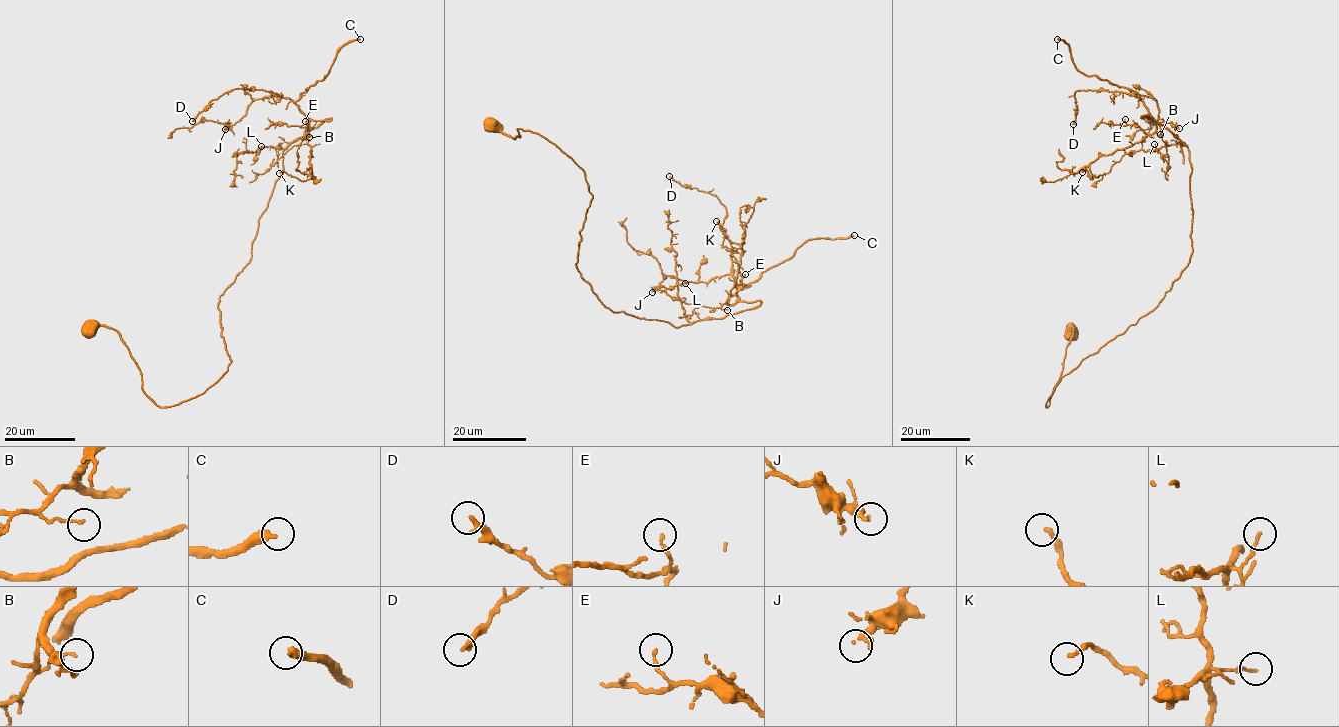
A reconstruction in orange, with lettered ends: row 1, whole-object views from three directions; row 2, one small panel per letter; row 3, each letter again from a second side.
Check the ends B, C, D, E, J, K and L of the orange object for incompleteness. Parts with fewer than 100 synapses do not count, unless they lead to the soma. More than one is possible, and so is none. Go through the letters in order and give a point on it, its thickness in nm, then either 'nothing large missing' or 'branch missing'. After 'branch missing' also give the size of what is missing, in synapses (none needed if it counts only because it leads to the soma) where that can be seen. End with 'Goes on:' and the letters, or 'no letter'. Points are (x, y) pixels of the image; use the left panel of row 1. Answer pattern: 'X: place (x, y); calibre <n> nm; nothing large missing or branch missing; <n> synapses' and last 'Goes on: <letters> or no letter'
B: place (309, 137); calibre 110 nm; nothing large missing
C: place (360, 39); calibre 320 nm; branch missing; 180 synapses
D: place (192, 121); calibre 280 nm; nothing large missing
E: place (305, 121); calibre 130 nm; nothing large missing
J: place (225, 129); calibre 130 nm; nothing large missing
K: place (279, 173); calibre 190 nm; nothing large missing
L: place (261, 146); calibre 110 nm; nothing large missing
Goes on: C

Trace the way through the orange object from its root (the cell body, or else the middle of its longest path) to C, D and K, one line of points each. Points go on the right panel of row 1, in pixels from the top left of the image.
C: (1070, 333), (1045, 406), (1187, 265), (1192, 170), (1188, 147), (1141, 117), (1138, 95), (1086, 75), (1057, 39)
D: (1070, 333), (1045, 406), (1169, 291), (1193, 212), (1188, 147), (1141, 117), (1139, 97), (1076, 90), (1073, 124)
K: (1070, 333), (1045, 406), (1159, 303), (1192, 252), (1189, 150), (1163, 126), (1143, 116), (1156, 130), (1082, 172)

